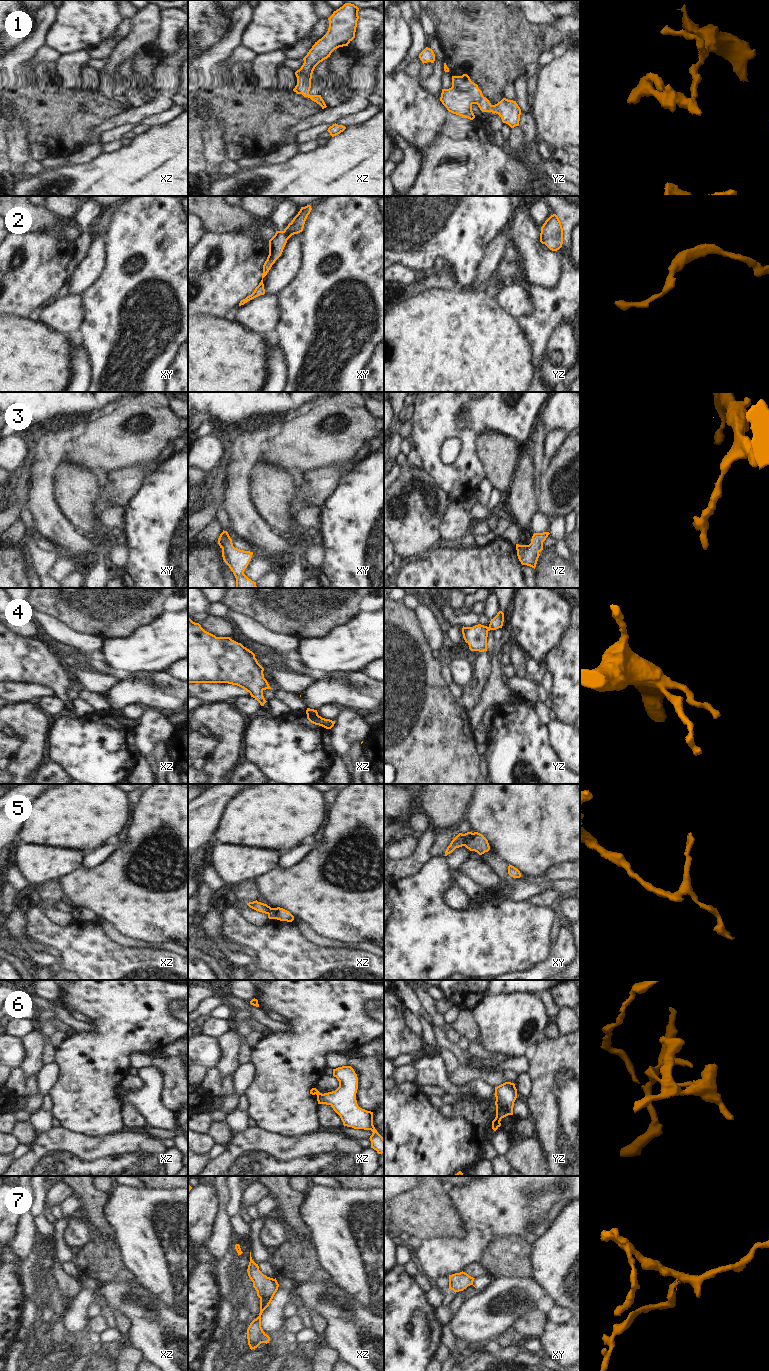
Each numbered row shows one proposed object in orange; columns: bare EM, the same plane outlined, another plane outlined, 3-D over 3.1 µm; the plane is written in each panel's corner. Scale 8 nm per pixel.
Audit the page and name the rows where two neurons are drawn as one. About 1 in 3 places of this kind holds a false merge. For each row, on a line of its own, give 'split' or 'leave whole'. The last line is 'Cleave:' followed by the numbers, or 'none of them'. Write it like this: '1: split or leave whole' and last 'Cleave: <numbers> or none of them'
1: split
2: split
3: leave whole
4: leave whole
5: split
6: split
7: split
Cleave: 1, 2, 5, 6, 7

